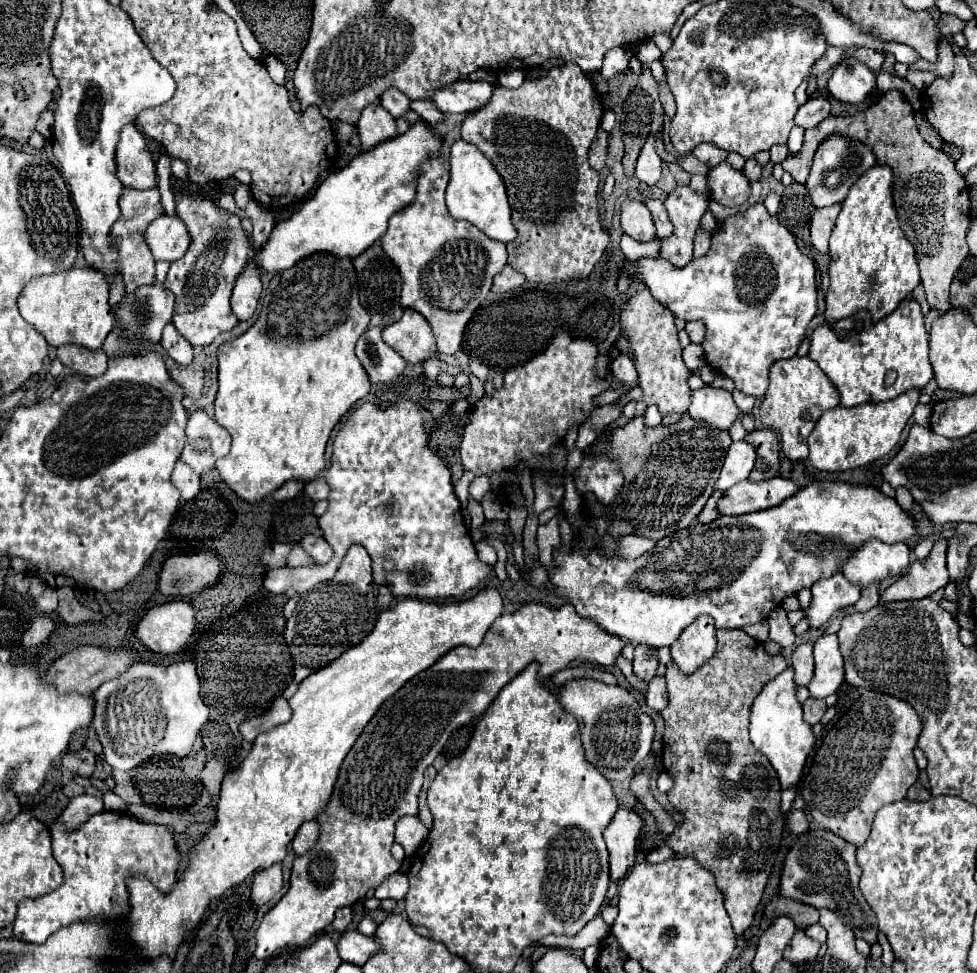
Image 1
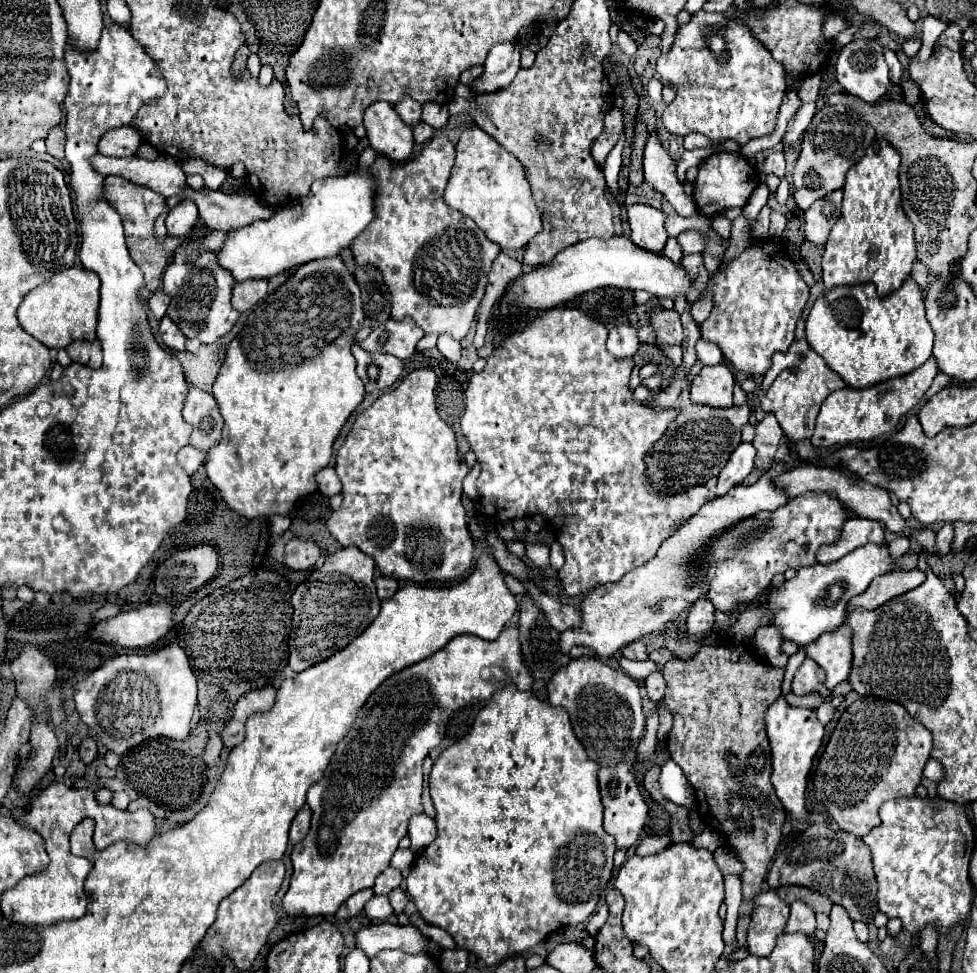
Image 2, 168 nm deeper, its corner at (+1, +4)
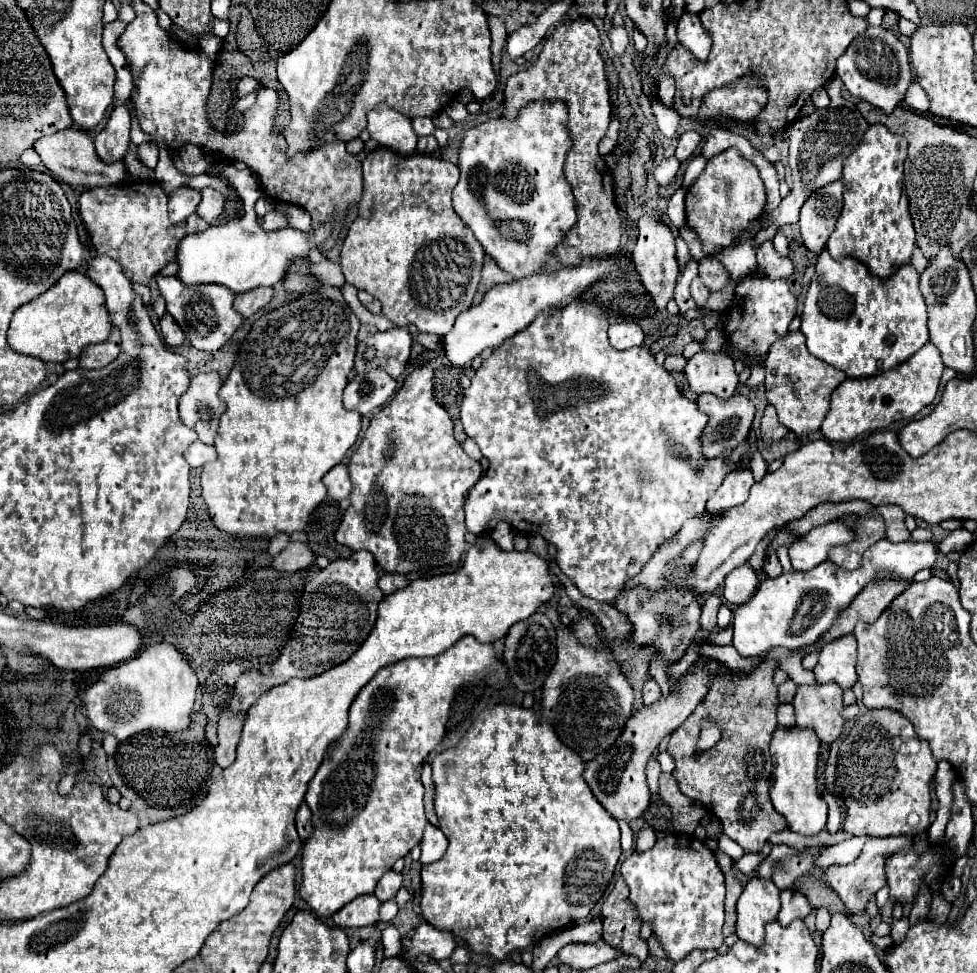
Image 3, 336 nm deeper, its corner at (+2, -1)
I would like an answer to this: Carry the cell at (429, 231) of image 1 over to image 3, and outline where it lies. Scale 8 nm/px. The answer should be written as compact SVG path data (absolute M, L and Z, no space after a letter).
M376 149L372 153L366 155L366 159L362 161L362 171L364 171L364 191L362 191L362 201L358 205L358 217L352 221L348 235L344 239L342 251L340 251L340 267L342 273L346 277L346 283L354 285L356 289L364 289L368 291L372 297L376 297L382 303L382 313L396 325L396 327L406 327L406 325L414 325L418 327L418 331L422 333L432 333L432 335L446 335L450 331L450 327L454 325L454 319L472 305L472 297L476 293L476 287L480 283L480 269L482 269L482 261L484 261L484 249L482 245L478 245L476 237L470 233L470 229L466 229L466 223L454 213L452 209L452 191L460 179L460 169L440 157L432 157L432 155L420 155L414 153L412 157L400 157L398 153L390 151L390 149Z

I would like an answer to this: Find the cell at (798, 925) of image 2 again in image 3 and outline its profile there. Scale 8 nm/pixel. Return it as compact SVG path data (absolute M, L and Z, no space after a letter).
M784 889L780 893L780 899L782 899L782 907L780 907L780 913L778 913L778 921L784 927L790 925L794 919L804 919L812 911L812 905L808 903L806 895L800 893L800 891Z

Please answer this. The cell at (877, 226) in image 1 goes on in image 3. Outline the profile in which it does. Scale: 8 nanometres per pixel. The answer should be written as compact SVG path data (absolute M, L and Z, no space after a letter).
M870 125L854 153L844 161L844 207L836 227L828 239L832 257L854 257L862 261L872 275L888 277L900 265L910 263L914 249L914 227L908 211L908 197L904 187L904 159L906 139L890 133L884 125Z

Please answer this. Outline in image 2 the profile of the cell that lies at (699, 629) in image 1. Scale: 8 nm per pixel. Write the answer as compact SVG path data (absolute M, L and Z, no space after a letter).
M699 598L689 610L689 616L687 616L687 622L685 622L685 634L697 636L697 638L711 634L713 616L715 616L713 604L705 598Z

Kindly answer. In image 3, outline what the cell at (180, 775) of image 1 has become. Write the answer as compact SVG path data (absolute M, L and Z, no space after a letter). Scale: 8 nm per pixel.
M202 711L192 715L192 725L180 733L166 733L160 741L138 741L128 737L118 745L114 761L126 787L142 797L150 807L162 807L164 819L188 813L206 797L212 783L210 771L214 767L214 751L204 739L206 715Z

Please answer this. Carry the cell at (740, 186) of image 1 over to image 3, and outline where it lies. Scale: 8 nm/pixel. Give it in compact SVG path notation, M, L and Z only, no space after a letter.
M730 147L712 157L686 193L686 225L702 237L706 255L716 255L718 249L732 245L742 233L750 233L754 221L764 213L766 187L760 179L756 165Z

